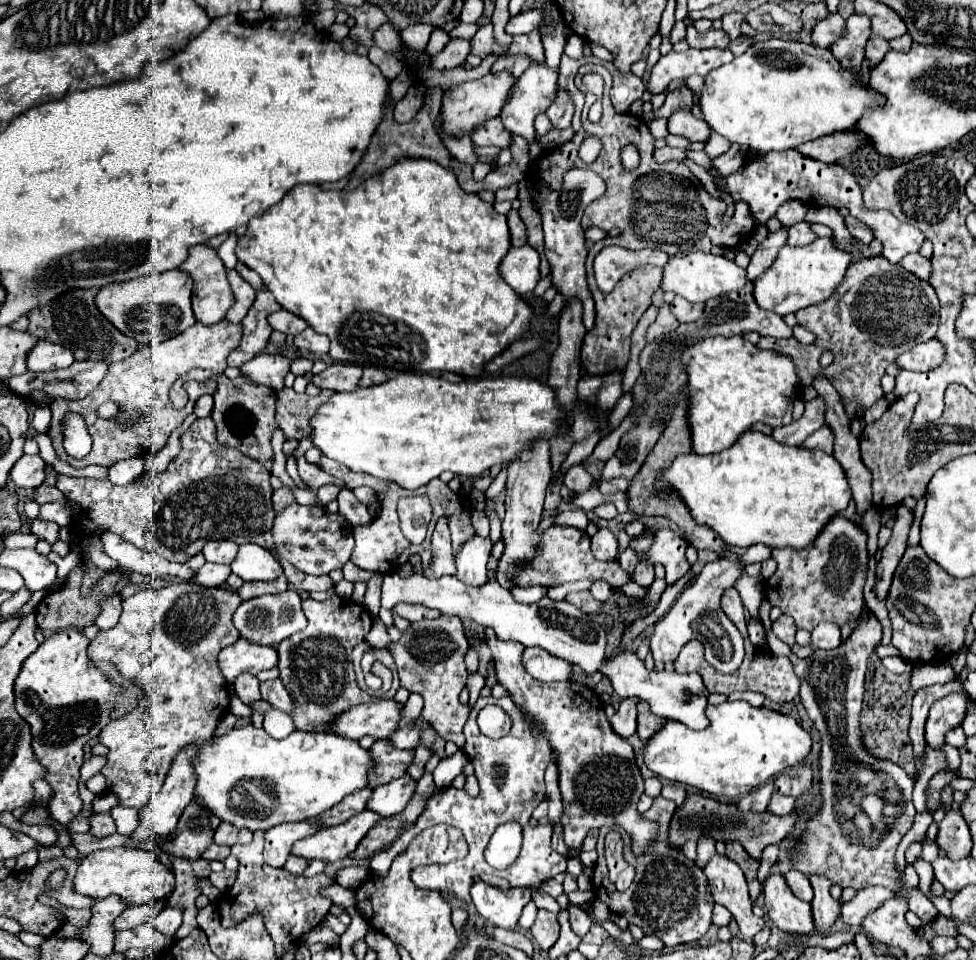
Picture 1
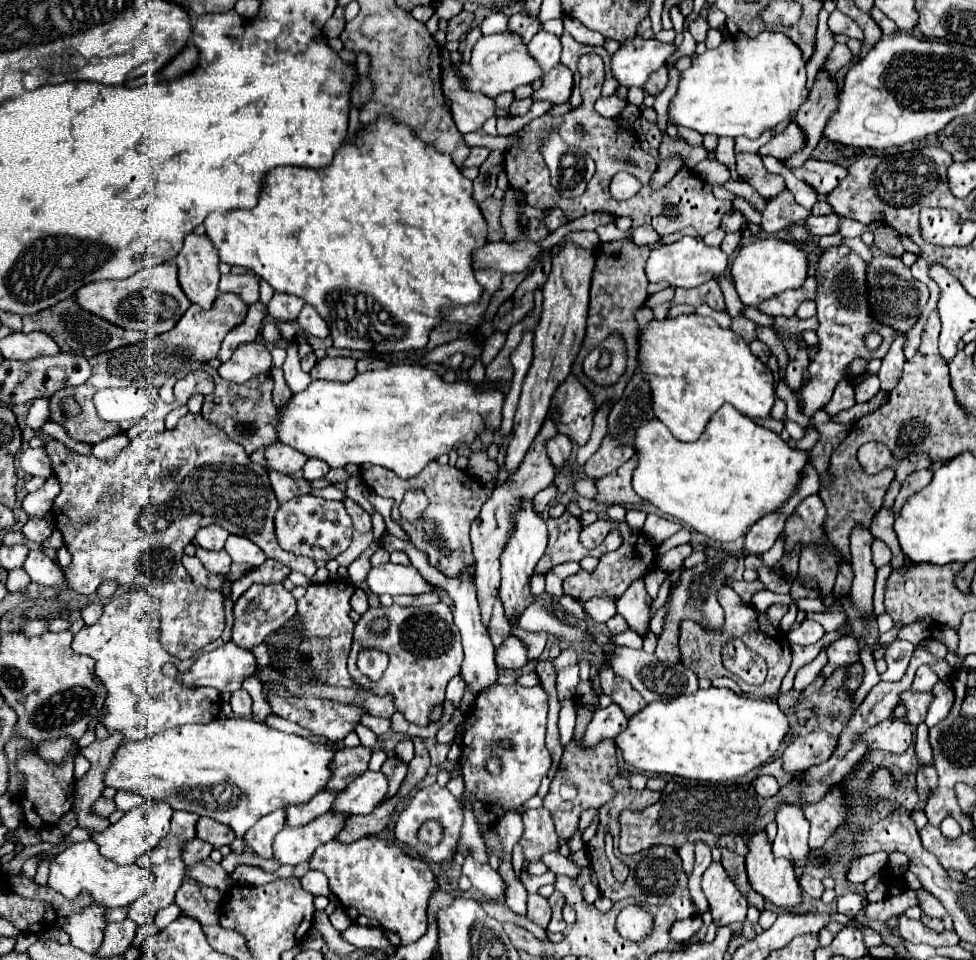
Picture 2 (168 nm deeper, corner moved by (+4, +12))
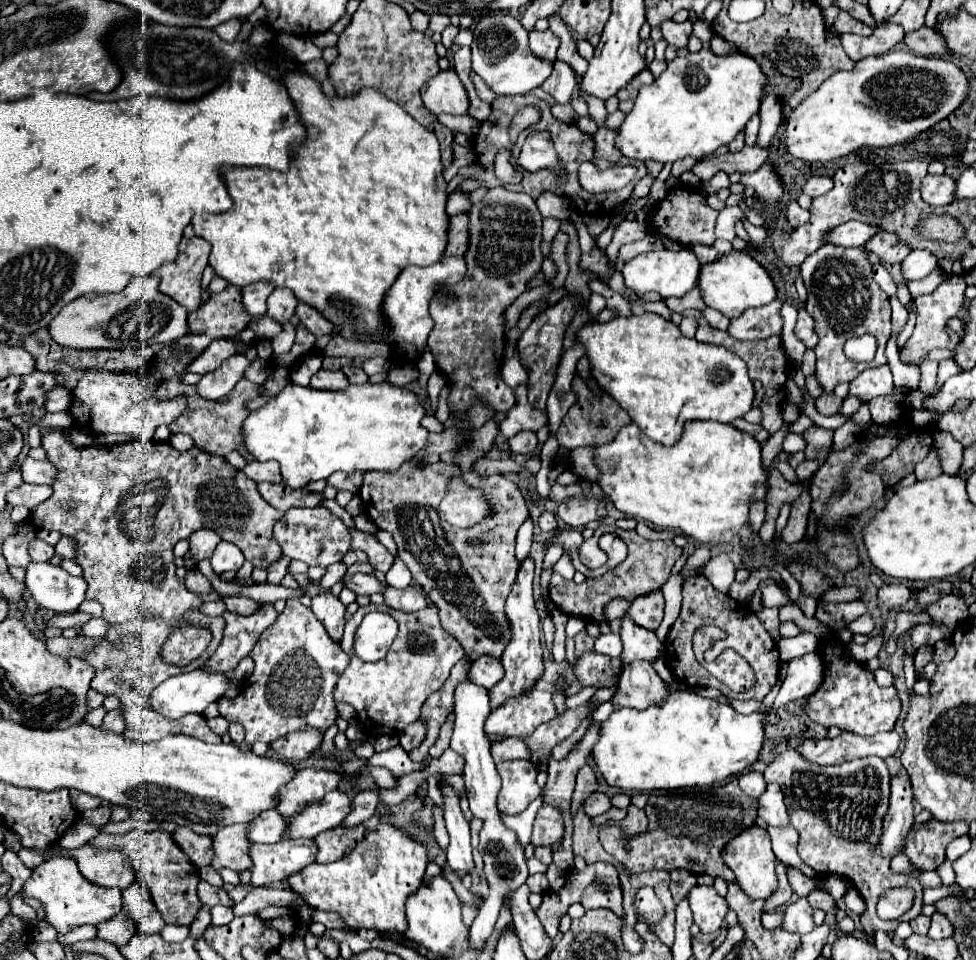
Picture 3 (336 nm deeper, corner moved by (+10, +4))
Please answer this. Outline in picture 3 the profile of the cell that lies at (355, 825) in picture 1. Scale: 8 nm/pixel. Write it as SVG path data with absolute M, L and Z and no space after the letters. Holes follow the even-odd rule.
M308 838L280 840L276 844L252 844L248 850L252 858L252 886L266 886L282 882L288 874L302 870L316 858L316 844Z

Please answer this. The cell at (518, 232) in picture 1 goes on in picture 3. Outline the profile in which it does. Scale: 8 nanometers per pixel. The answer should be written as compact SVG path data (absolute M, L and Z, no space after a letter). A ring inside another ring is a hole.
M458 214L450 218L448 224L448 242L444 256L462 256L468 248L468 216Z

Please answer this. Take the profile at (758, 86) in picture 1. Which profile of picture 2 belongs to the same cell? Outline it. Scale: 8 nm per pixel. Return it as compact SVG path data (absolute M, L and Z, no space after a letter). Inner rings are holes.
M762 32L756 38L726 40L716 50L706 50L702 56L692 58L692 66L682 72L678 94L672 98L668 114L672 124L692 128L700 134L716 136L748 136L758 138L766 130L774 130L780 122L788 120L810 98L806 76L806 60L796 42L782 32Z

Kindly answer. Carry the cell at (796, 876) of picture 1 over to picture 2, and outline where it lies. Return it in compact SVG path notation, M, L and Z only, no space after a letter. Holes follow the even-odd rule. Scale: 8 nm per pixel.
M802 874L802 876L798 878L798 882L800 882L800 888L802 888L806 894L810 894L812 898L820 898L822 892L824 892L822 882L816 880L816 878L812 878L812 876L808 876L808 874Z

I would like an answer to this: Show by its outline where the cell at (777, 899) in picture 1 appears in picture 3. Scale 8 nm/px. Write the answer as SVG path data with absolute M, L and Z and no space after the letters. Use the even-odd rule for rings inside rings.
M750 826L746 830L742 830L736 838L732 838L732 842L728 842L728 846L724 846L722 850L722 858L724 862L730 866L730 870L736 876L736 884L750 896L756 900L764 900L768 898L768 894L772 894L772 890L776 890L776 856L772 852L770 846L770 836L764 828L760 826Z

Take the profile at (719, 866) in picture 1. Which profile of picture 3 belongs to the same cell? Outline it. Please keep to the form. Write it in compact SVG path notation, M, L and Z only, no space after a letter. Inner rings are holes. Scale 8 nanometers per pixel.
M694 886L688 894L688 902L694 924L700 928L700 932L710 934L722 928L724 916L728 912L728 902L718 896L714 886Z

